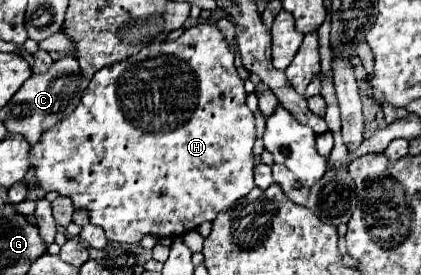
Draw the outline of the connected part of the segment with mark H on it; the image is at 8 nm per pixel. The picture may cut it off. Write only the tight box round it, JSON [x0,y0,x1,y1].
[31,23,255,243]

